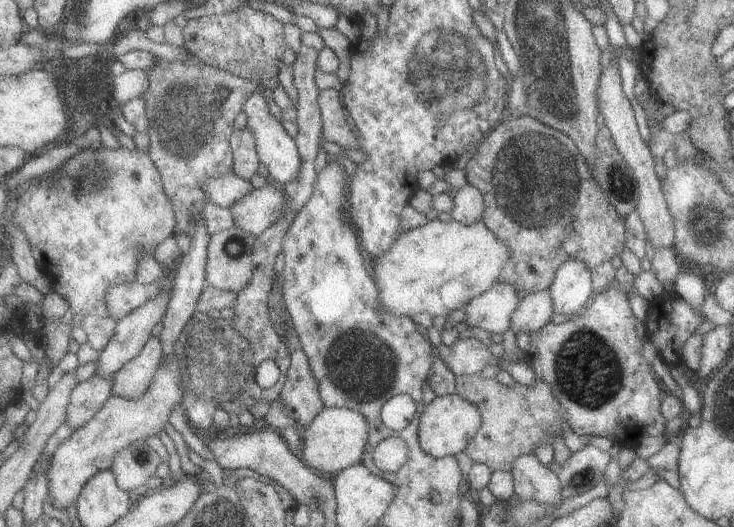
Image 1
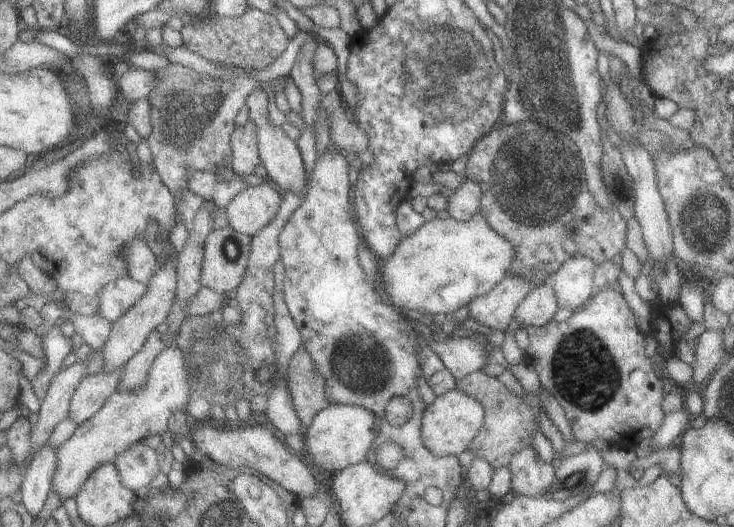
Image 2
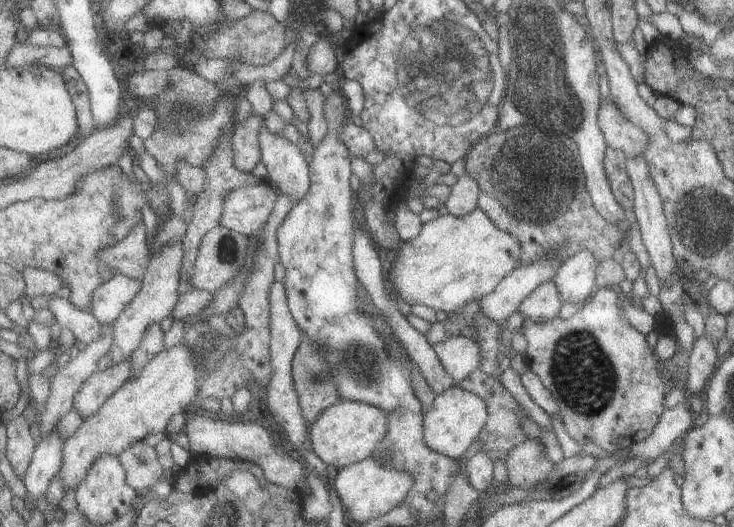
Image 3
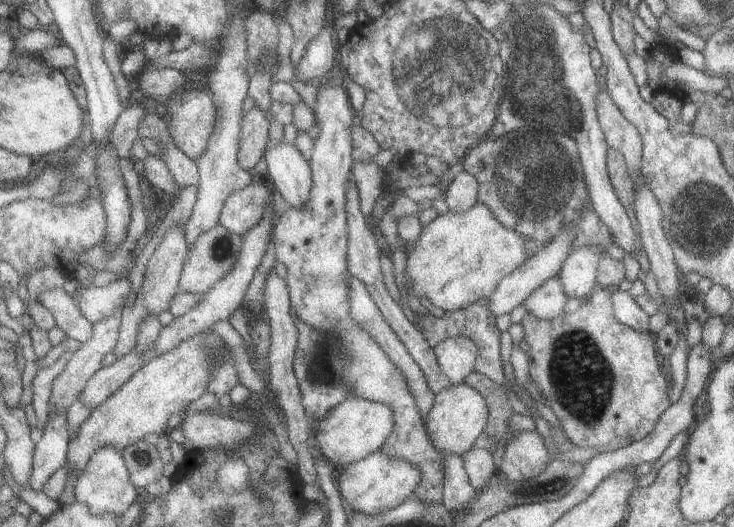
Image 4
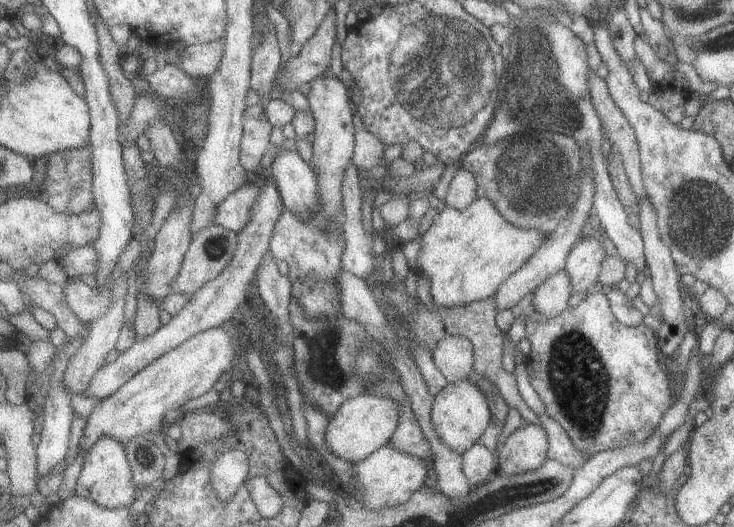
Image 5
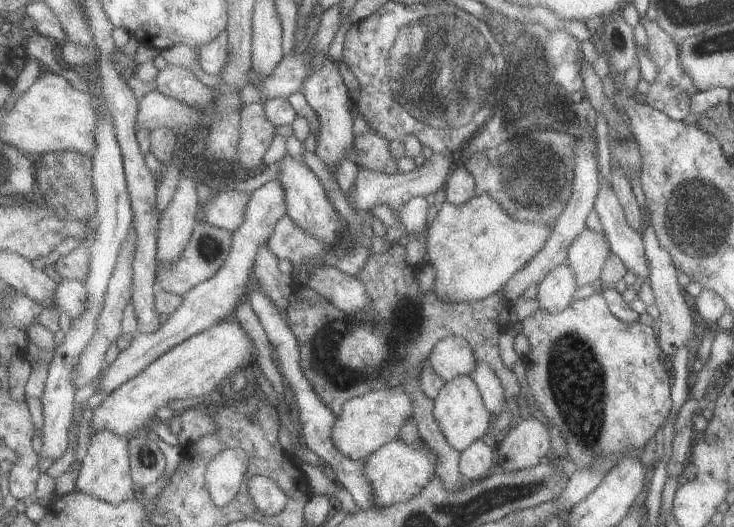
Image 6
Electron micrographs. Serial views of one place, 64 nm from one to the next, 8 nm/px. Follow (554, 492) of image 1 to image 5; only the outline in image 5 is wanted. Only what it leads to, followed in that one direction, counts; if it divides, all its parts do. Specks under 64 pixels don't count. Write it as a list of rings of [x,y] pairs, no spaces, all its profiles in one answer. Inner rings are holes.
[[[533,423],[514,430],[500,450],[496,450],[497,470],[518,475],[538,469],[547,460],[549,449],[545,429]]]

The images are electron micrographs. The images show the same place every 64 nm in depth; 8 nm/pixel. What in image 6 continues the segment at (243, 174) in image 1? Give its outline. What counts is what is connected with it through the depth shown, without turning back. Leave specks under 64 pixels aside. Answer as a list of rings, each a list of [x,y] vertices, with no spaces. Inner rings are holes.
[[[262,100],[244,104],[239,114],[238,164],[245,169],[258,171],[277,128],[265,116],[265,104]]]

